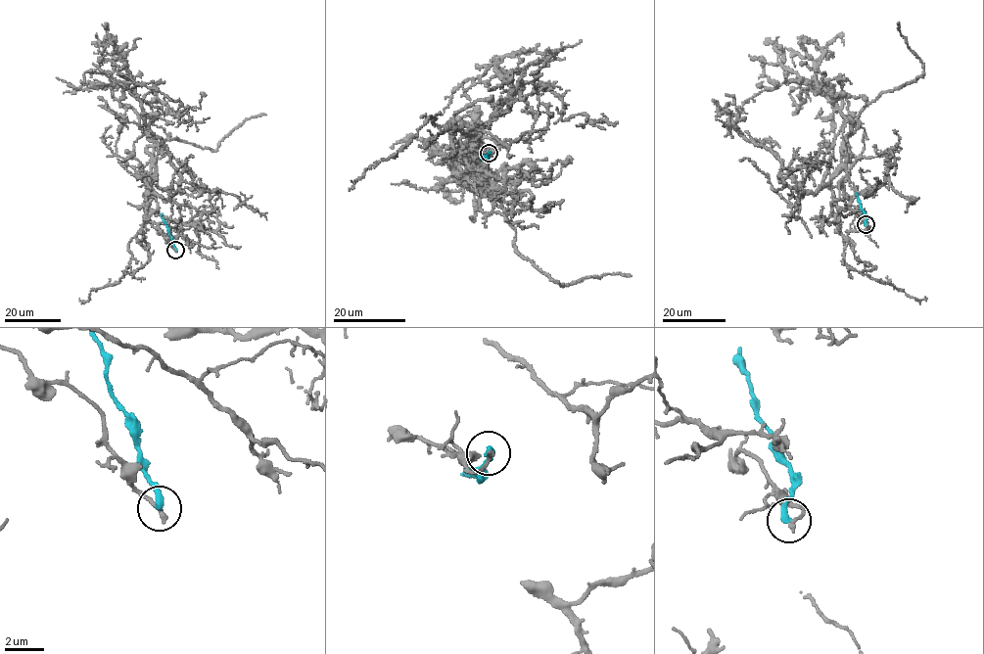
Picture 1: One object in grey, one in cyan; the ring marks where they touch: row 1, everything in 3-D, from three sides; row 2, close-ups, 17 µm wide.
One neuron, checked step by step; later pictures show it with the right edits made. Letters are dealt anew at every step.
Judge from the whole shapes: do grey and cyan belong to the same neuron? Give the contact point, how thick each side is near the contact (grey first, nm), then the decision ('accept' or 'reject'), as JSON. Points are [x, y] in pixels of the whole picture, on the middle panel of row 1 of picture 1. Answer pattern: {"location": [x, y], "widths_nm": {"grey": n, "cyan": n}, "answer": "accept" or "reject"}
{"location": [489, 153], "widths_nm": {"grey": 240, "cyan": 340}, "answer": "reject"}

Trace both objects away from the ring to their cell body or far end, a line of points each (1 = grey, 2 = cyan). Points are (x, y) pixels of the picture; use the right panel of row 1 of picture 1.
1: (866, 224), (829, 188), (791, 188), (779, 158), (718, 112), (729, 113), (728, 126), (715, 119)
2: (866, 224), (866, 214), (856, 193)

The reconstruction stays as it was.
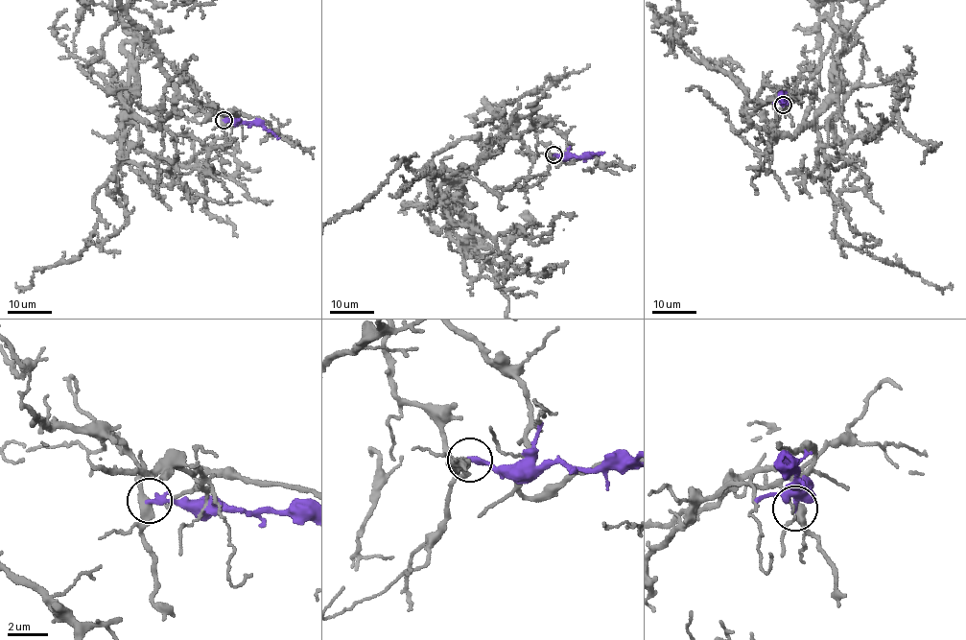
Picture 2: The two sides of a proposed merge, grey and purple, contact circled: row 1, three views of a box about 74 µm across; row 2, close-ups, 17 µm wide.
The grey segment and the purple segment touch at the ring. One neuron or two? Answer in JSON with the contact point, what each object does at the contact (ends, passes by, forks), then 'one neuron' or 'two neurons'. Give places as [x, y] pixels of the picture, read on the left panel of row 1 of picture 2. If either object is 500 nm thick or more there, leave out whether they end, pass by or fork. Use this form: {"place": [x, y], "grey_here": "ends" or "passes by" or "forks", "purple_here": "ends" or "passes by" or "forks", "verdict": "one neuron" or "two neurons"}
{"place": [223, 120], "grey_here": "passes by", "purple_here": "ends", "verdict": "two neurons"}

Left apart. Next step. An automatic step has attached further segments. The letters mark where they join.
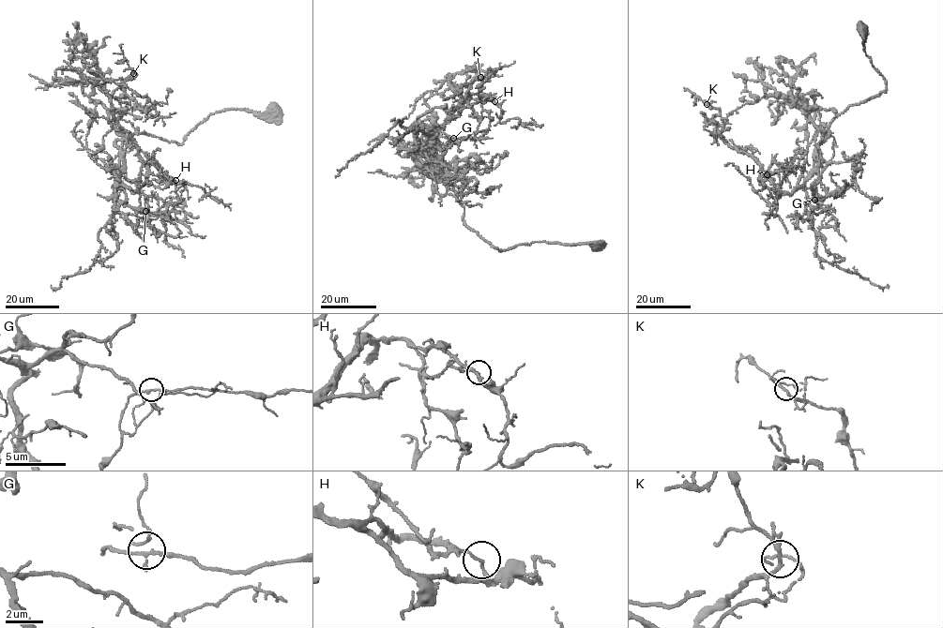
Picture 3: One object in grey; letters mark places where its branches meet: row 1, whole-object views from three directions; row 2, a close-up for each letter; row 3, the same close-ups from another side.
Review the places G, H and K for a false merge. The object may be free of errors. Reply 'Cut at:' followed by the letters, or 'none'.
Cut at: none

